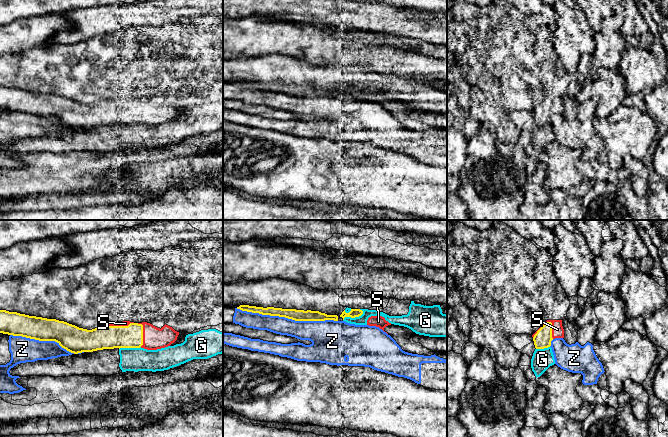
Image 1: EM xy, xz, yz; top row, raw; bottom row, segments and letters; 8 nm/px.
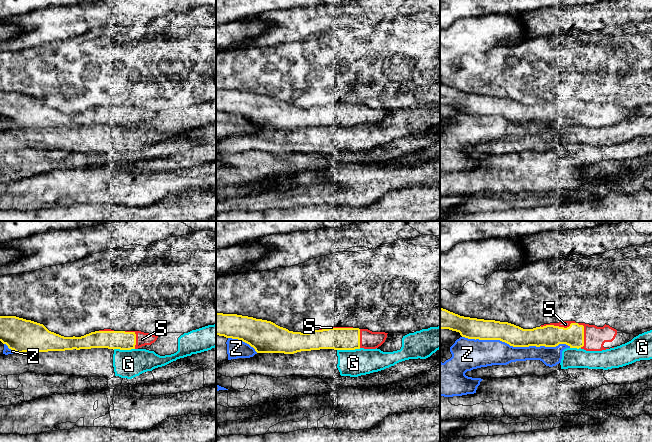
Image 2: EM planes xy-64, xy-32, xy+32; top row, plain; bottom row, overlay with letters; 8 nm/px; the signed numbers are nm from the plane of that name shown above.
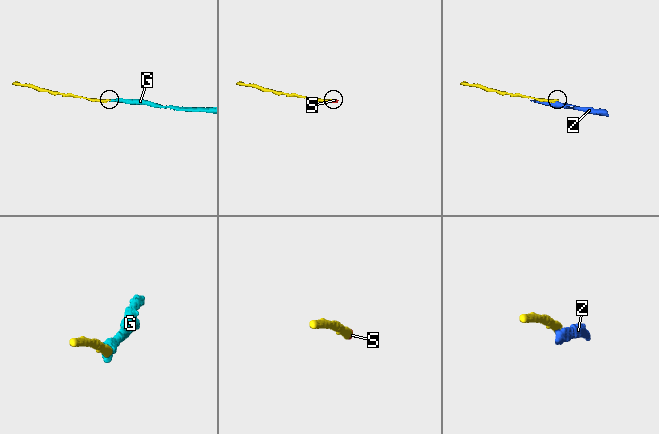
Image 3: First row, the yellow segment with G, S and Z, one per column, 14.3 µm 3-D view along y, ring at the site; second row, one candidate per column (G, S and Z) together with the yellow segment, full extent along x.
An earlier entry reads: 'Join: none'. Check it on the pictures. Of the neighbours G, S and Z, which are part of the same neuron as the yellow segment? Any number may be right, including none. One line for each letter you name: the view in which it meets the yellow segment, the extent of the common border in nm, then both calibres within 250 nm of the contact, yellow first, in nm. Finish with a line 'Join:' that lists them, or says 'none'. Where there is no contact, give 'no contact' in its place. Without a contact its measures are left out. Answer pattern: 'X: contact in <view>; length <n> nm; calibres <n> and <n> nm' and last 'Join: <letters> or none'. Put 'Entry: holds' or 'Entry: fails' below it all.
S: contact in yz; length 200 nm; calibres 150 and 100 nm
Join: S
Entry: fails

